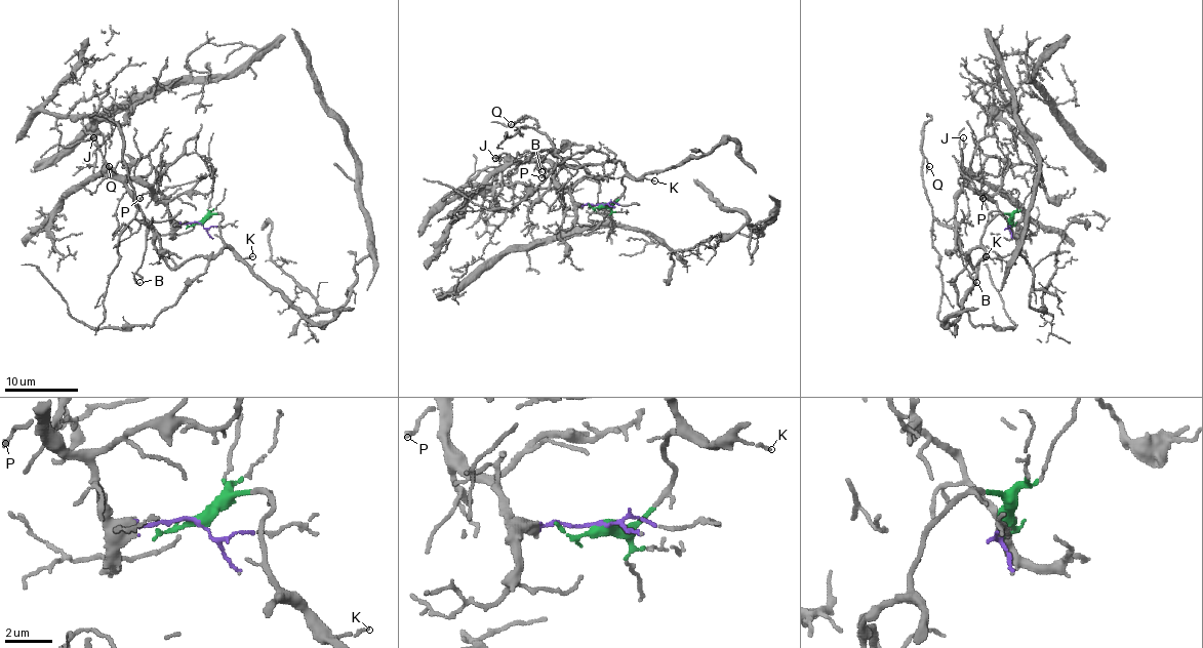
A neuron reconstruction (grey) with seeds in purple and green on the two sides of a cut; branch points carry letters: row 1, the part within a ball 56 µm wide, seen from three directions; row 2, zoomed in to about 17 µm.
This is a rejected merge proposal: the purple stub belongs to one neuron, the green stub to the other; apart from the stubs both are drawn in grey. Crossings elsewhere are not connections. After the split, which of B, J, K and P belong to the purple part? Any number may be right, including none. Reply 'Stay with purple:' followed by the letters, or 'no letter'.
Stay with purple: B, J, P

